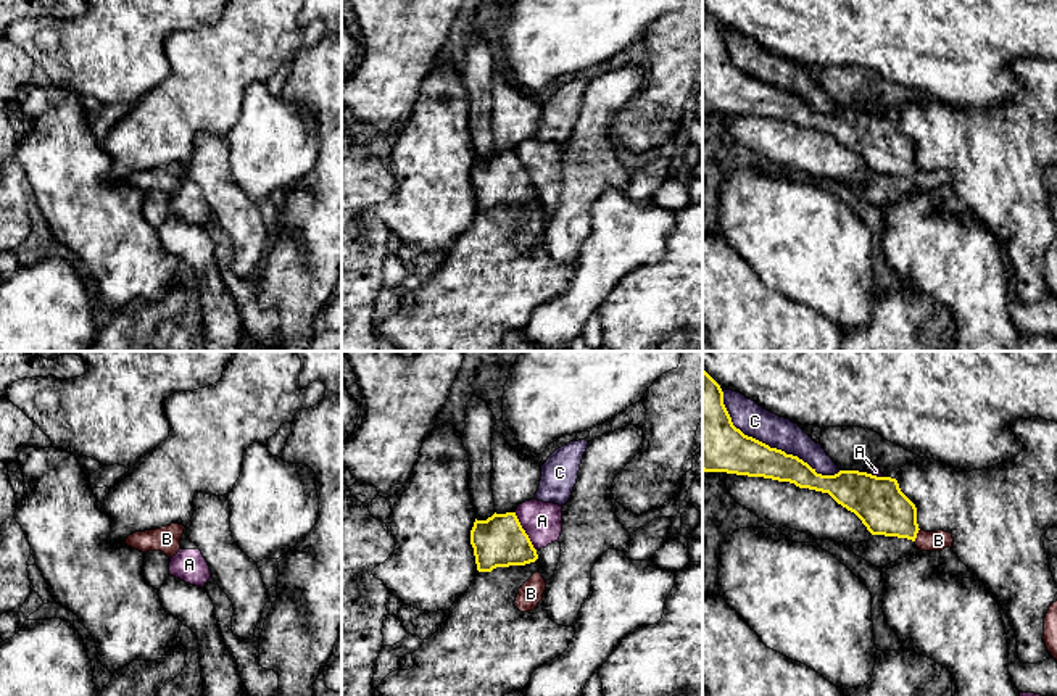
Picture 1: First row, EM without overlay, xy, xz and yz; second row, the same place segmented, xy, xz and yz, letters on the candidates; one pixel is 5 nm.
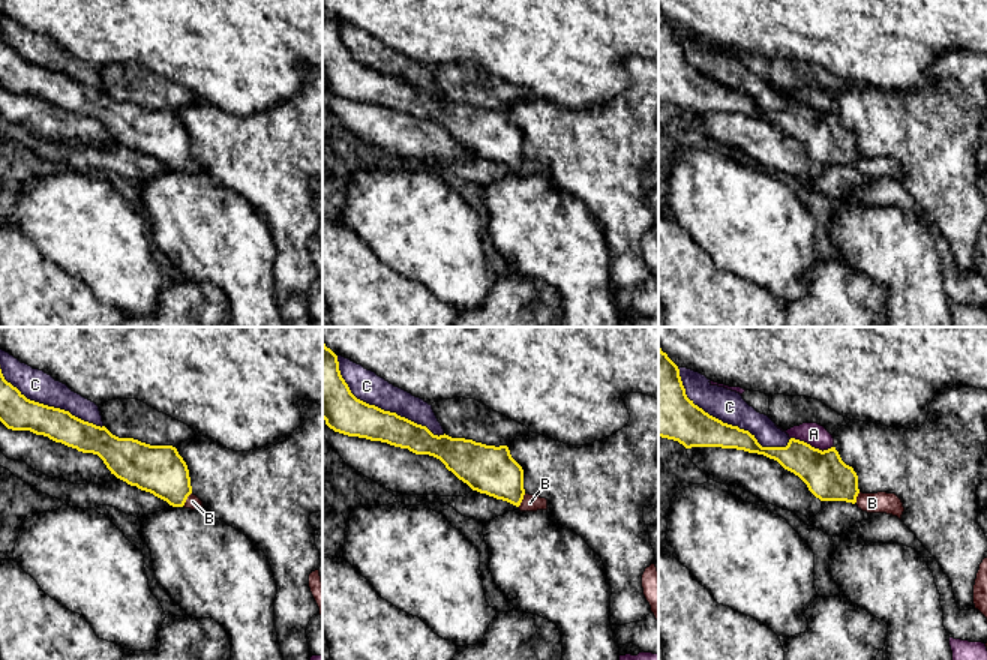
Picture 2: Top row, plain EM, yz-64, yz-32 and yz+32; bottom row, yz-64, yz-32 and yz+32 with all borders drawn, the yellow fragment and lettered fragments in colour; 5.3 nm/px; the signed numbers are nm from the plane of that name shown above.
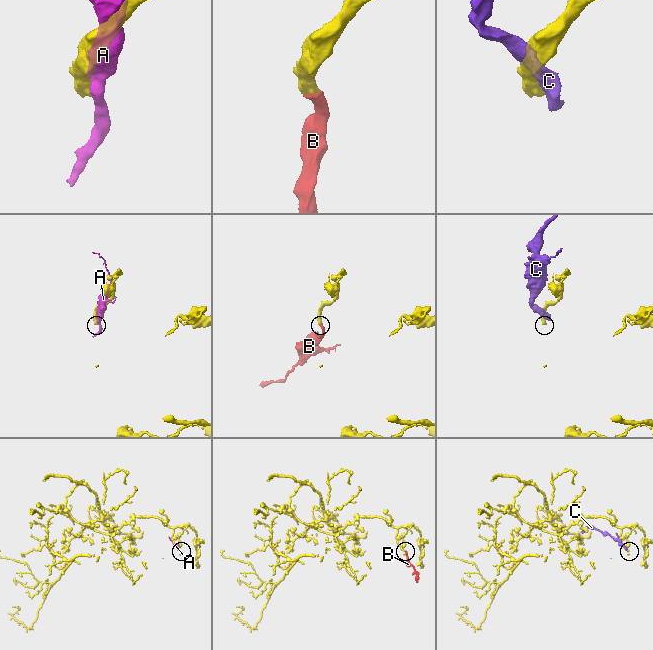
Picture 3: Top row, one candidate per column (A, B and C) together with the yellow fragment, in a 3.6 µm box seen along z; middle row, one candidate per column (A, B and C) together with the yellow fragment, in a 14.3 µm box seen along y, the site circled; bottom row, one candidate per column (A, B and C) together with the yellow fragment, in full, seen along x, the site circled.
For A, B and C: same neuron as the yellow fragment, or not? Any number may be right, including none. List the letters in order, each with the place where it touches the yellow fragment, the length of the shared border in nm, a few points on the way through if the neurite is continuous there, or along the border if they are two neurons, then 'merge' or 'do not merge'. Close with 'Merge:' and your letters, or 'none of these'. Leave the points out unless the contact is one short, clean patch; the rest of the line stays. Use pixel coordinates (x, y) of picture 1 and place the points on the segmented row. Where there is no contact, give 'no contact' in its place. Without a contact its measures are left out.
A: contact xz (524, 530); length 220 nm; do not merge
B: contact yz (916, 535); length 70 nm; way yz (878, 501), (916, 535), (924, 540), (938, 540); merge
C: contact yz (769, 447); length 700 nm; do not merge
Merge: B

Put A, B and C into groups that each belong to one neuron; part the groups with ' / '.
A / B / C

